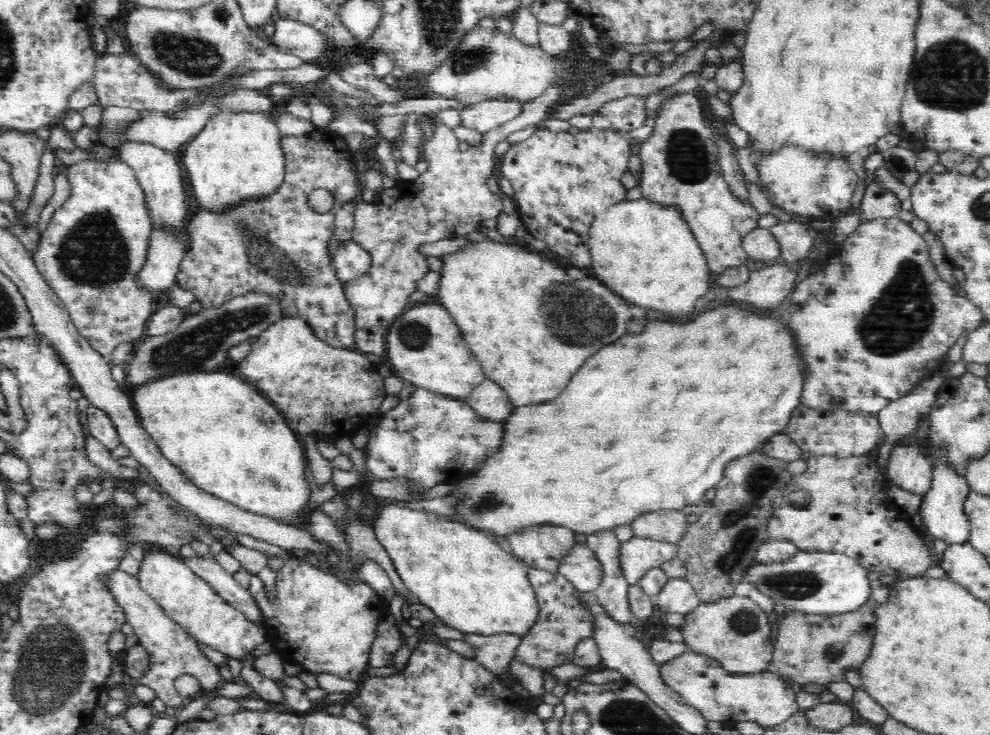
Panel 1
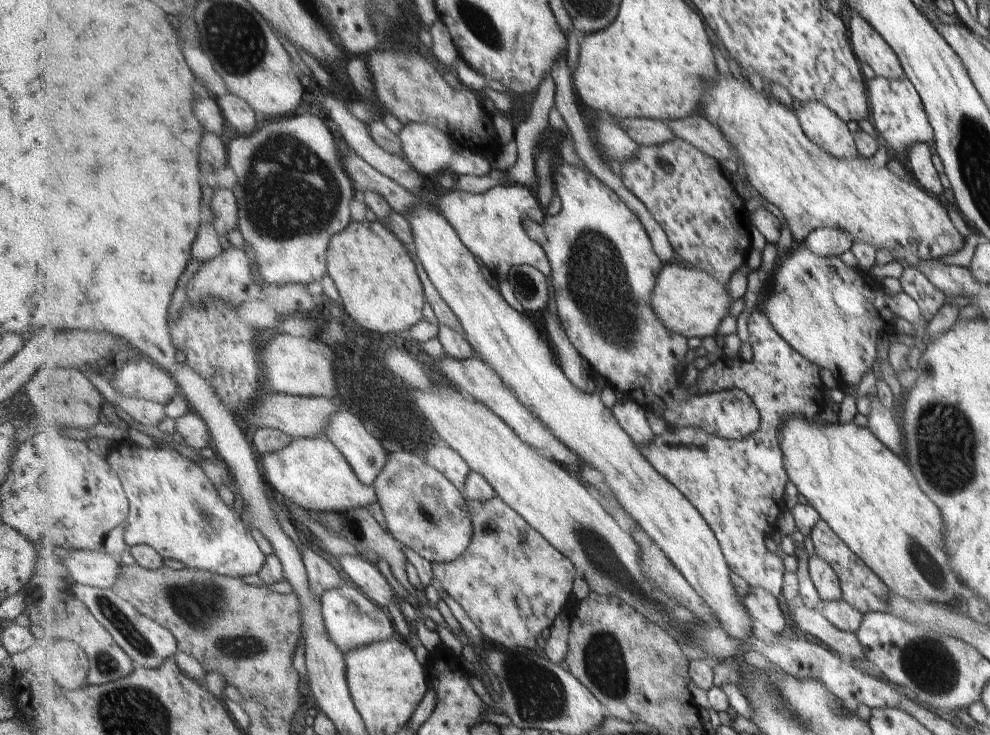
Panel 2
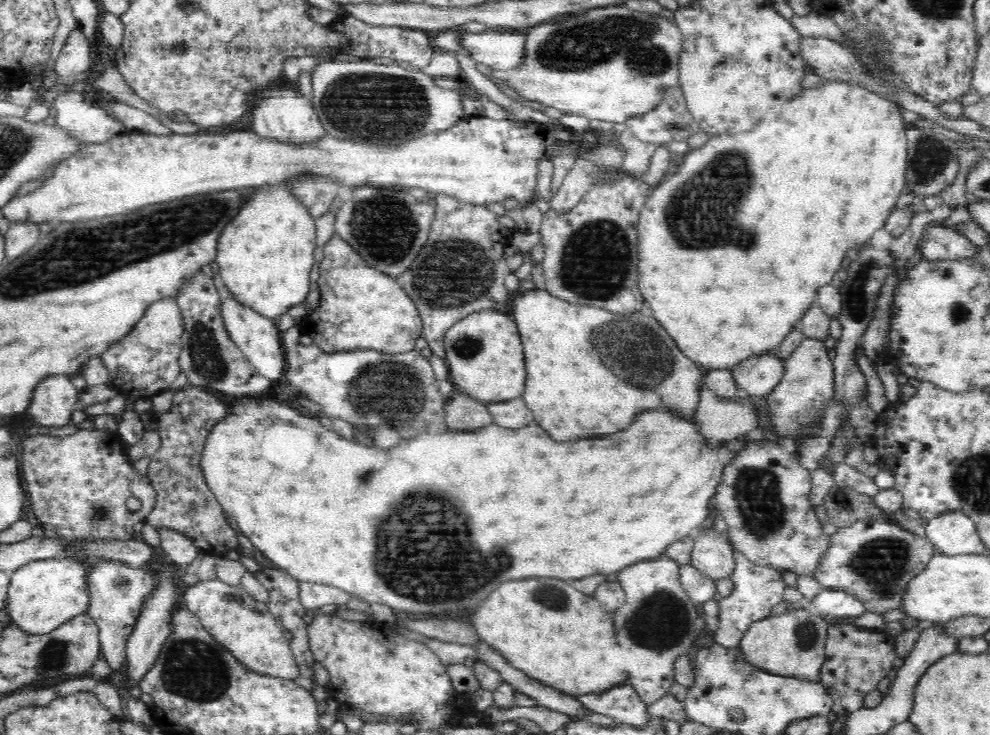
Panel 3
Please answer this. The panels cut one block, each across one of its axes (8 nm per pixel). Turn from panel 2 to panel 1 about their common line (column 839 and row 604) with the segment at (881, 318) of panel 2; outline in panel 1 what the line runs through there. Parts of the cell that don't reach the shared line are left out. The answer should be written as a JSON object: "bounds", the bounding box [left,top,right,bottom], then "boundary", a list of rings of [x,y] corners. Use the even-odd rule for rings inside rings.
{"bounds":[214,551,382,682],"boundary":[[[223,551],[220,554],[216,554],[214,556],[214,560],[222,566],[224,571],[229,572],[230,574],[241,571],[244,569],[246,573],[248,573],[250,587],[249,592],[252,594],[253,599],[258,603],[259,609],[262,610],[263,616],[265,616],[265,624],[266,627],[272,632],[272,639],[275,648],[286,648],[288,652],[290,652],[289,661],[295,662],[298,665],[302,665],[304,669],[310,670],[313,674],[317,673],[329,673],[339,676],[340,678],[344,678],[346,680],[352,680],[359,682],[362,680],[362,674],[365,673],[367,667],[369,666],[369,653],[371,652],[371,645],[377,636],[377,625],[379,619],[382,618],[382,606],[380,605],[380,598],[378,594],[374,592],[374,590],[367,584],[367,582],[360,582],[360,584],[348,584],[348,582],[344,582],[344,580],[338,580],[334,574],[330,574],[332,570],[328,570],[328,572],[324,572],[324,570],[320,570],[320,568],[316,568],[316,566],[312,566],[310,562],[306,562],[304,558],[293,558],[290,556],[288,560],[284,561],[284,566],[280,568],[277,572],[276,578],[276,602],[268,602],[268,598],[266,596],[258,596],[258,586],[260,586],[260,580],[258,580],[258,576],[251,574],[248,570],[242,567],[242,564],[233,558],[228,552]]]}

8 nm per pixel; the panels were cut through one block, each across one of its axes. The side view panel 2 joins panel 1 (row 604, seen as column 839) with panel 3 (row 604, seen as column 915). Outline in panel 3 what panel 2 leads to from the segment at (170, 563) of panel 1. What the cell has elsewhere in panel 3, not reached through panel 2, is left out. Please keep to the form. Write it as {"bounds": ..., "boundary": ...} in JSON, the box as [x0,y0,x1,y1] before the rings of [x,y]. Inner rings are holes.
{"bounds":[184,578,300,681],"boundary":[[[218,578],[184,590],[185,608],[193,612],[203,627],[244,667],[270,678],[295,681],[300,676],[290,640],[267,605],[250,597],[240,586],[230,586]]]}

